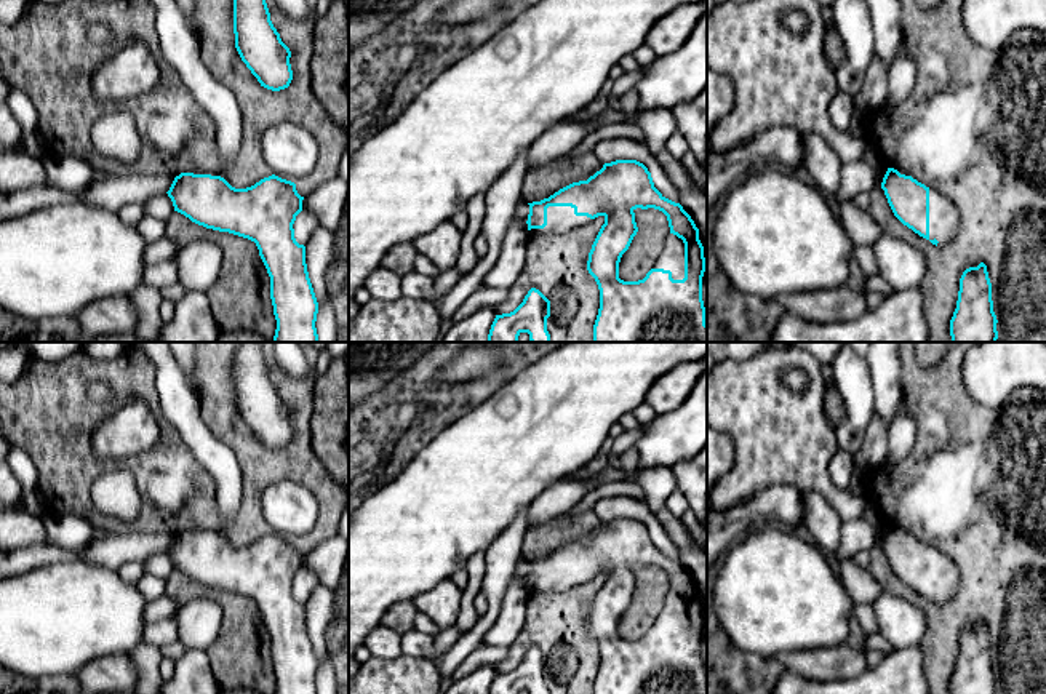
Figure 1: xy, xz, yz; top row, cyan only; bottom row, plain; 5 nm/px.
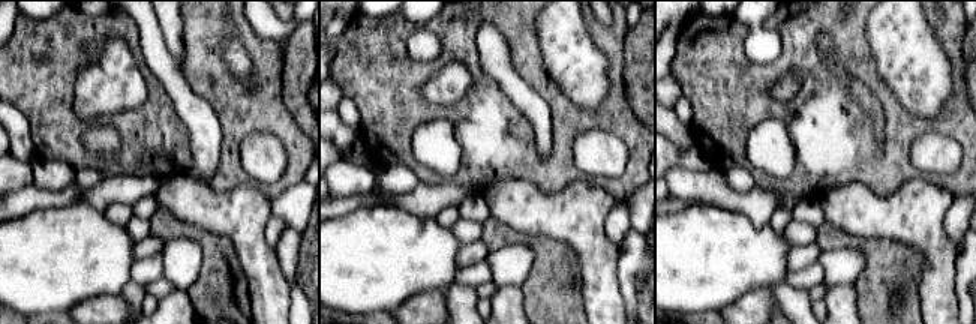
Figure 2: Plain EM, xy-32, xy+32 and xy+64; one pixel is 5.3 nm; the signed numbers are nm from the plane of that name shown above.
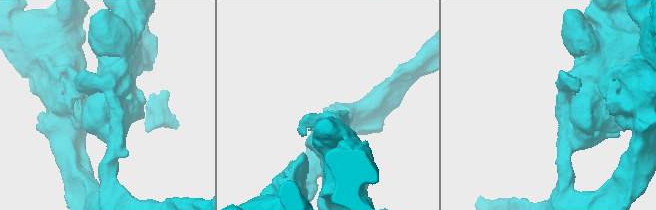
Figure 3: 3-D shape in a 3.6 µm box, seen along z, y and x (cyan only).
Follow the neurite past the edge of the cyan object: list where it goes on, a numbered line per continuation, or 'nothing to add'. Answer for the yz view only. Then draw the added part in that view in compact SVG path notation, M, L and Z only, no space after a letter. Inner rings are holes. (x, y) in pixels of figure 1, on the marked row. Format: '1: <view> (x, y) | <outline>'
1: yz (944, 219) | M929 187L929 240L937 240L937 246L953 240L960 227L956 206L939 190Z

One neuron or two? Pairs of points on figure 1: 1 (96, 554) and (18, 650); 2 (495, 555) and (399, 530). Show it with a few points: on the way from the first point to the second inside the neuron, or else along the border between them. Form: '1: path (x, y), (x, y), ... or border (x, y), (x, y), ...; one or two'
1: border (80, 558), (115, 571); two
2: border (511, 523), (485, 552); two

